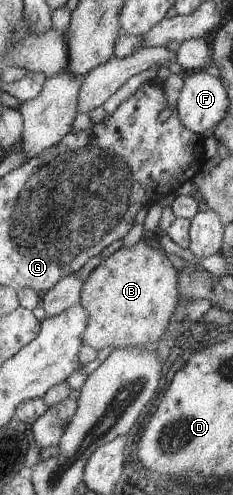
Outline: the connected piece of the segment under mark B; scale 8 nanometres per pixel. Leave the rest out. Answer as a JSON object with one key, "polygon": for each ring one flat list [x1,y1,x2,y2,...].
{"polygon":[[141,240,132,248,121,247,106,260,102,259,82,291,80,303,89,310,84,345,96,351,105,346,138,348,159,340,173,320,178,304,178,270,174,270,162,250,154,250]]}

